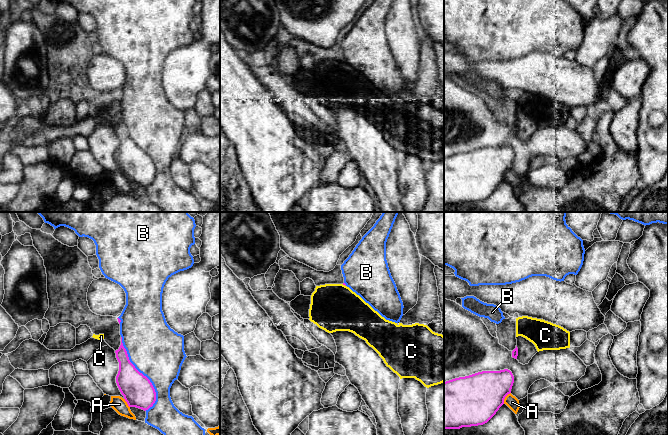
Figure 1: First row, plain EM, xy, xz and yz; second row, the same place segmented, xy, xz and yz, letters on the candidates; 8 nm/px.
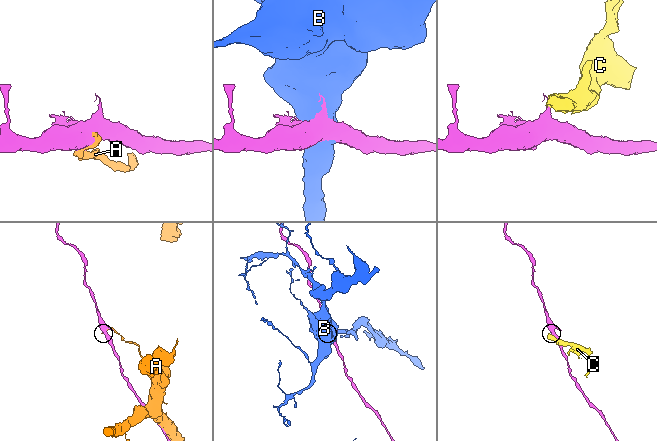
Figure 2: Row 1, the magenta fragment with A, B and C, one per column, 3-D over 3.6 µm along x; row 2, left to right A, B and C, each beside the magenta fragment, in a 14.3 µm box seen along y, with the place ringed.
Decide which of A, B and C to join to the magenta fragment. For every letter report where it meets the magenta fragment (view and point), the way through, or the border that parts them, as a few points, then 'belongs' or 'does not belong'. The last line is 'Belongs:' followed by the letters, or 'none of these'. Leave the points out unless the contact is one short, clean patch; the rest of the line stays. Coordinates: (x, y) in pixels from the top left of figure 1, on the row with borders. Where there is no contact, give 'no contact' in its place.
A: yz (504, 398) | does not belong
B: xy (141, 373) | does not belong
C: xz (344, 284) | along xz (342, 284), (345, 286) | does not belong
Belongs: none of these

